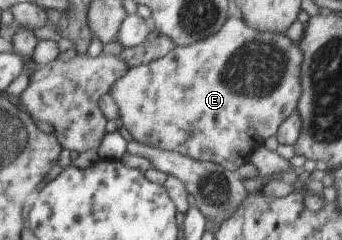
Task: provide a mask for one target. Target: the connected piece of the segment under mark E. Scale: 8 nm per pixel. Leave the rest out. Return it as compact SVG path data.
M229 17L217 34L213 34L209 38L203 38L203 40L197 40L197 42L193 42L189 46L174 47L169 54L163 55L163 58L159 58L159 60L153 60L153 62L128 69L111 87L109 93L117 103L123 126L135 141L147 144L147 146L159 147L159 150L178 152L199 162L212 162L222 166L224 169L237 171L249 161L250 154L259 145L263 145L270 136L276 136L281 123L296 111L297 102L299 102L301 92L303 92L301 78L299 78L302 62L303 52L301 52L301 48L295 42L291 42L287 35L259 32L259 30L253 30L250 26L247 26L247 23L243 22L242 18Z

